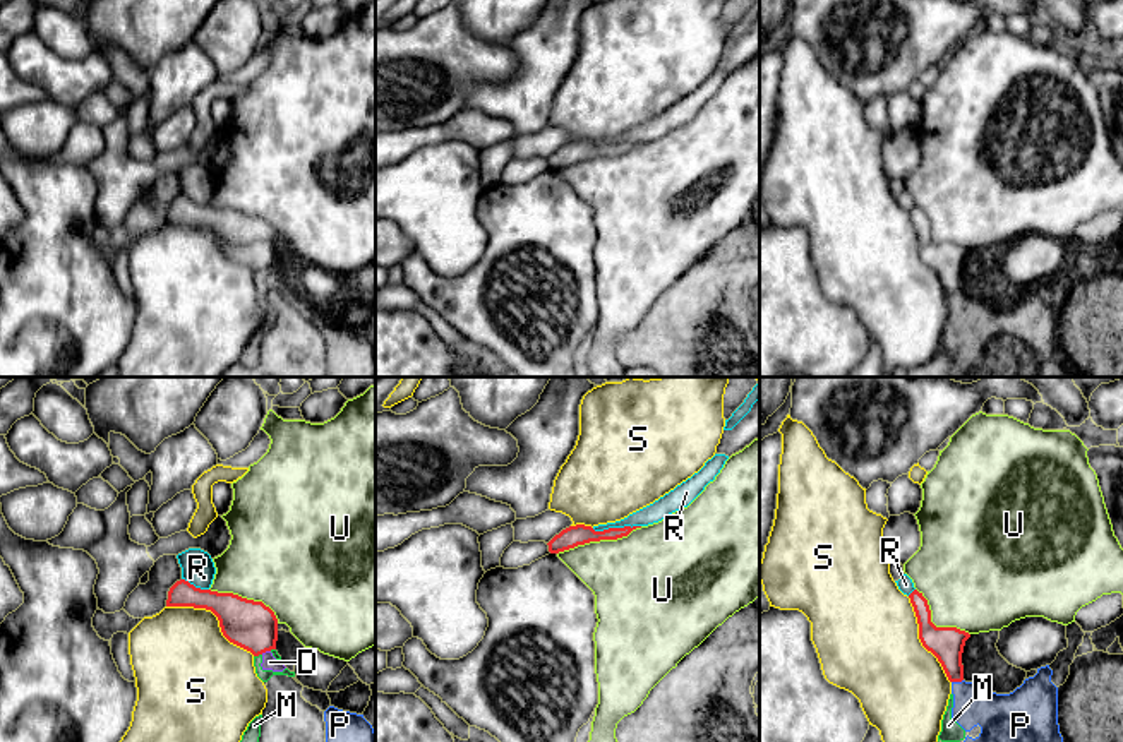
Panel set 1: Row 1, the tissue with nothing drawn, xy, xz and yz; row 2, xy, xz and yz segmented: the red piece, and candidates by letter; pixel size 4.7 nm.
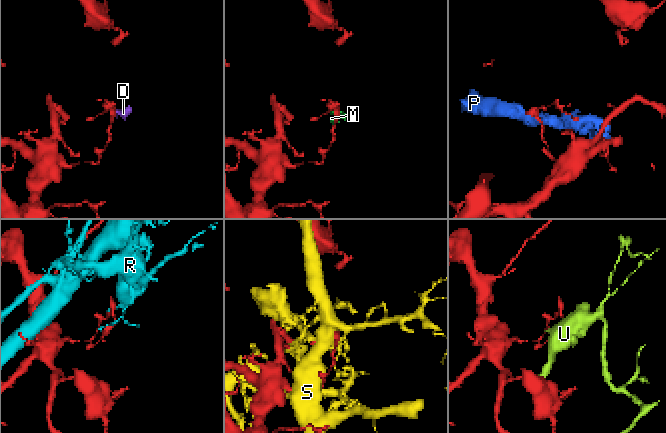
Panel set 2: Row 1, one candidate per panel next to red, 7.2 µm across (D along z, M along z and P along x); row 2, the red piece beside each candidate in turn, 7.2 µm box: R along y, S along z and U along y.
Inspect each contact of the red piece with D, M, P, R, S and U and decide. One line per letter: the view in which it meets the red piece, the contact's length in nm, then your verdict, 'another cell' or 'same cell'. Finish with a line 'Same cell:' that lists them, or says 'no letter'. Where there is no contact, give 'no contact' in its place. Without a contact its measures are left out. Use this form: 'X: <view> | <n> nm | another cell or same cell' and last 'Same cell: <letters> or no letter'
D: xy | 50 nm | another cell
M: xy | 40 nm | another cell
P: yz | 60 nm | another cell
R: xz | 240 nm | another cell
S: xy | 480 nm | another cell
U: xz | 420 nm | another cell
Same cell: no letter

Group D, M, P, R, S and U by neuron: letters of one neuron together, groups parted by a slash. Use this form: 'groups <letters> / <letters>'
groups D M P / R / S / U

